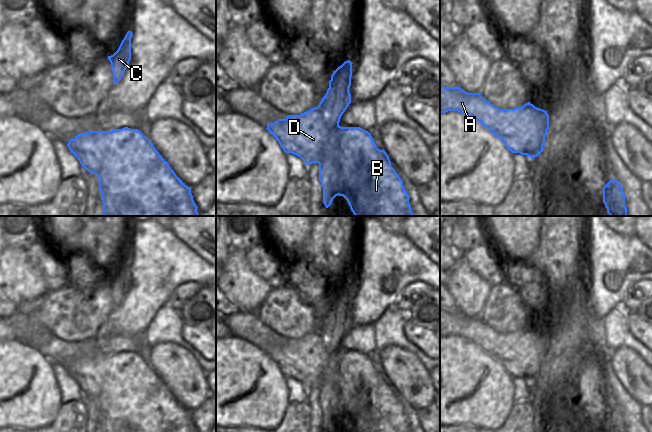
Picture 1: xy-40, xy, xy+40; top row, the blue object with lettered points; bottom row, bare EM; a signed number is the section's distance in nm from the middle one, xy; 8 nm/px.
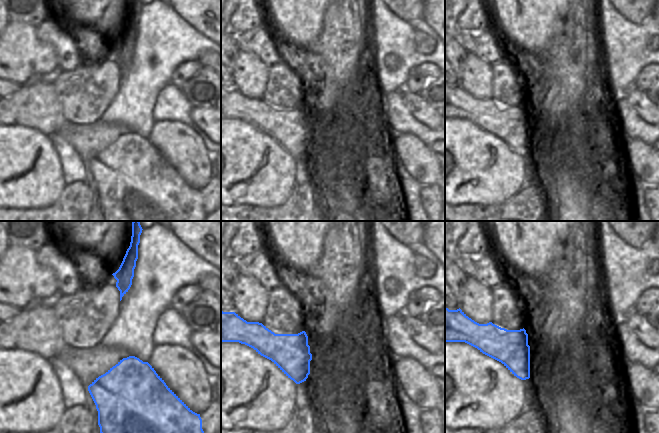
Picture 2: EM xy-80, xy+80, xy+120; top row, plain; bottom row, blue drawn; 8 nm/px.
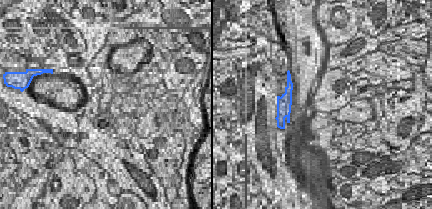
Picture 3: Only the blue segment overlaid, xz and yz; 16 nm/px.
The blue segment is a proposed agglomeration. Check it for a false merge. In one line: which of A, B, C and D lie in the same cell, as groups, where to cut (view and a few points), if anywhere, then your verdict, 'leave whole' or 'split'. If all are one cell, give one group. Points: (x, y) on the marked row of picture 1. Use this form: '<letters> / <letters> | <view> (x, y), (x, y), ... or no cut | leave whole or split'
A B D / C | xy (316, 107), (320, 110), (328, 126), (338, 126) | split

